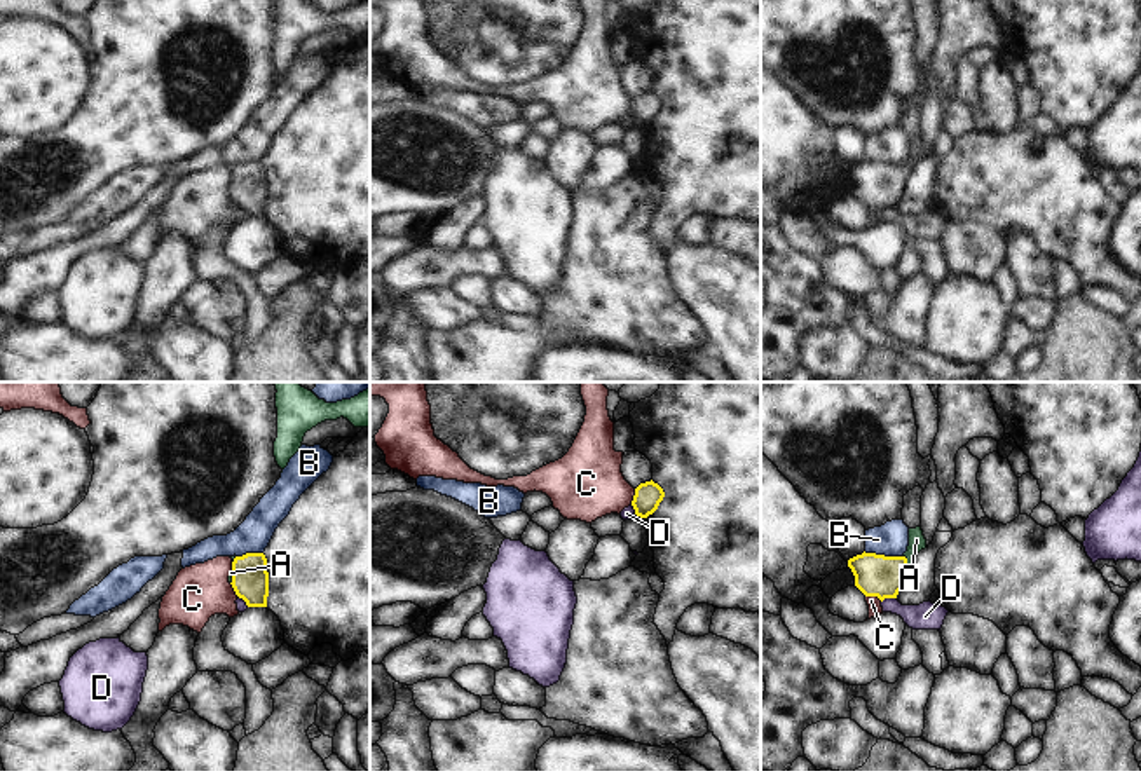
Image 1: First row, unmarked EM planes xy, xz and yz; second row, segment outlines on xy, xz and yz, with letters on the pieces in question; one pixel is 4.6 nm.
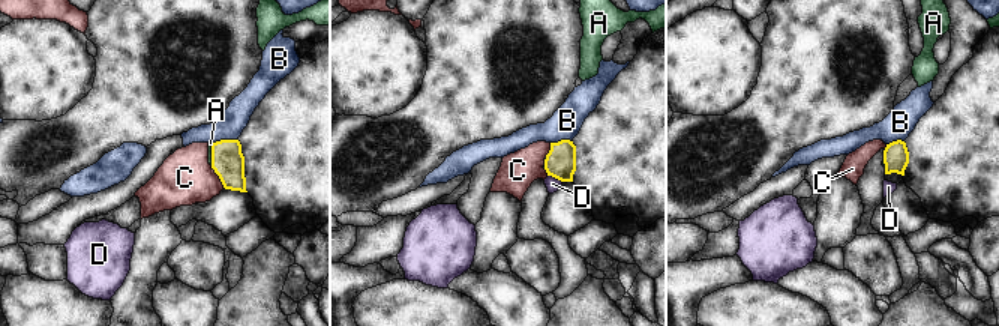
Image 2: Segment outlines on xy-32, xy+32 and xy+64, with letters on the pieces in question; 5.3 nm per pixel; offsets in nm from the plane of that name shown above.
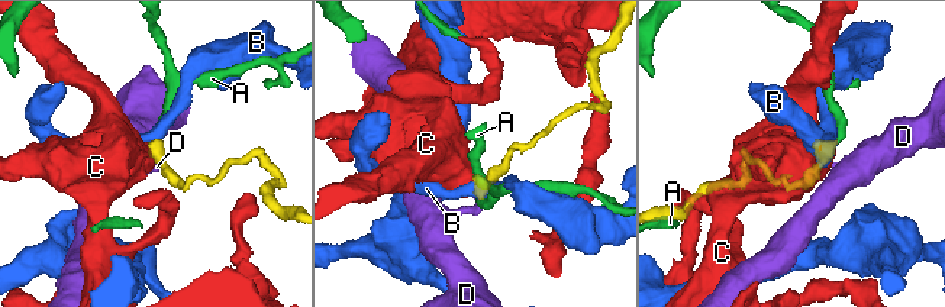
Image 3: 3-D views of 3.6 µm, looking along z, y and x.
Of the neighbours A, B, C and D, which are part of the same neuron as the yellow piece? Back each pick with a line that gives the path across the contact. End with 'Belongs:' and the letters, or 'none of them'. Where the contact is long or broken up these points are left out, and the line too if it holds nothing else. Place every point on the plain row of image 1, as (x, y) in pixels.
A: across yz (880, 185), (906, 170), (916, 149)
Belongs: A

